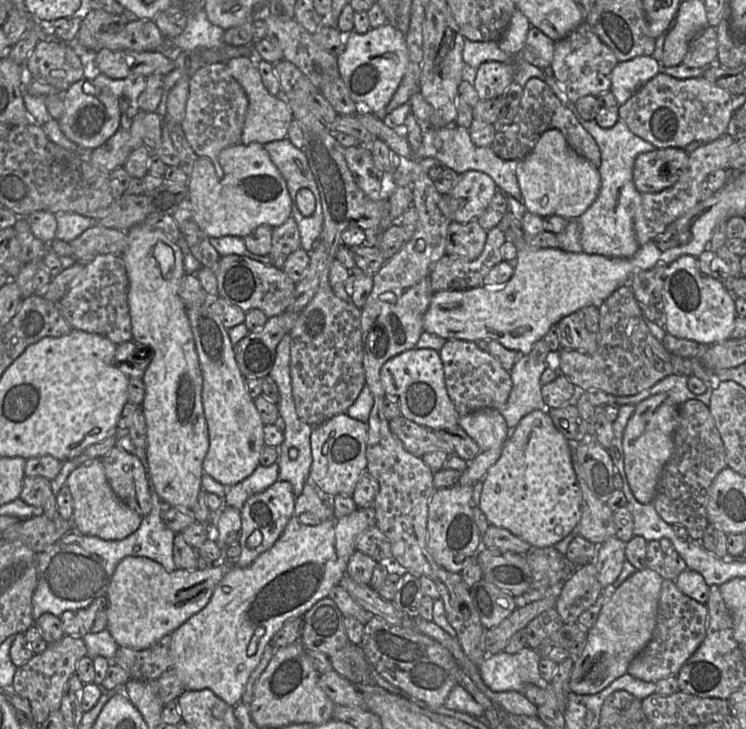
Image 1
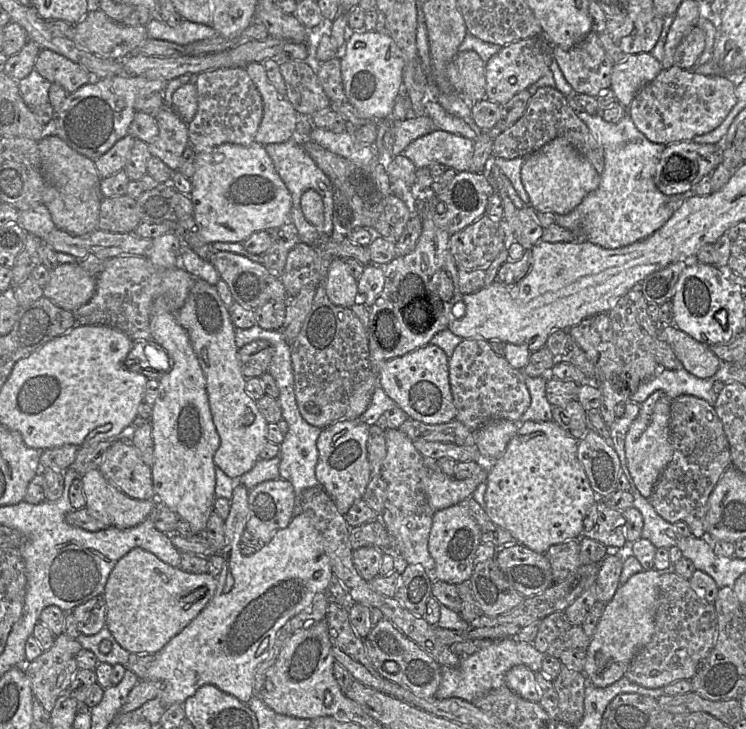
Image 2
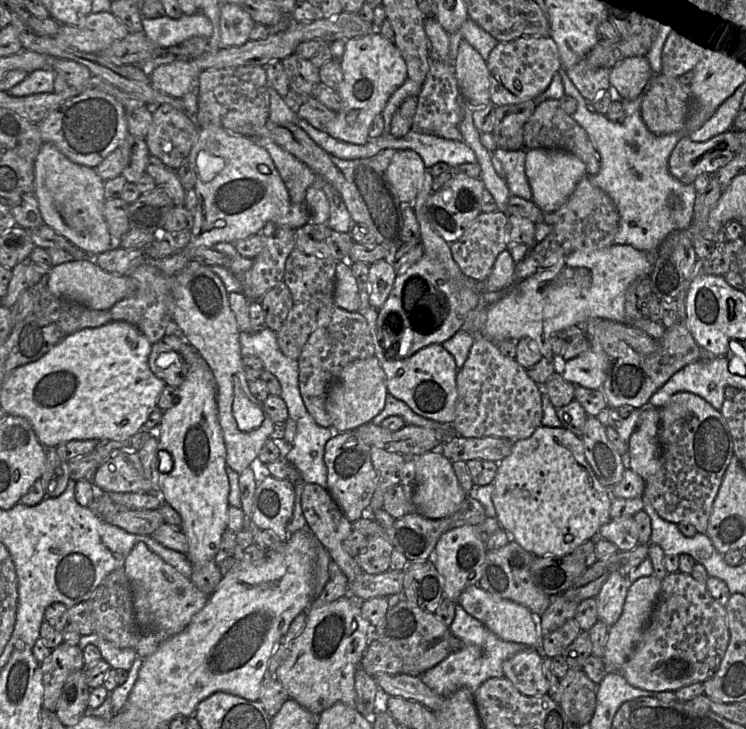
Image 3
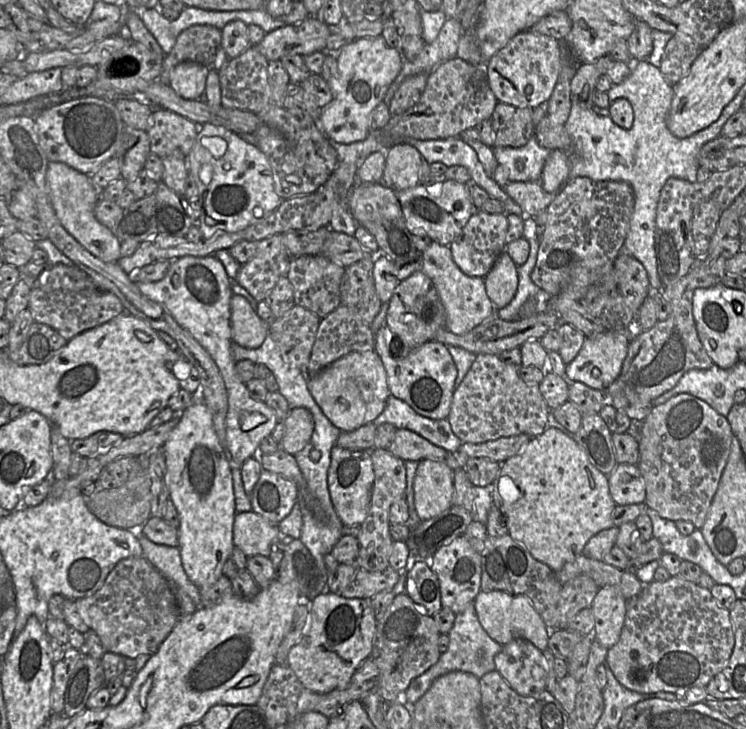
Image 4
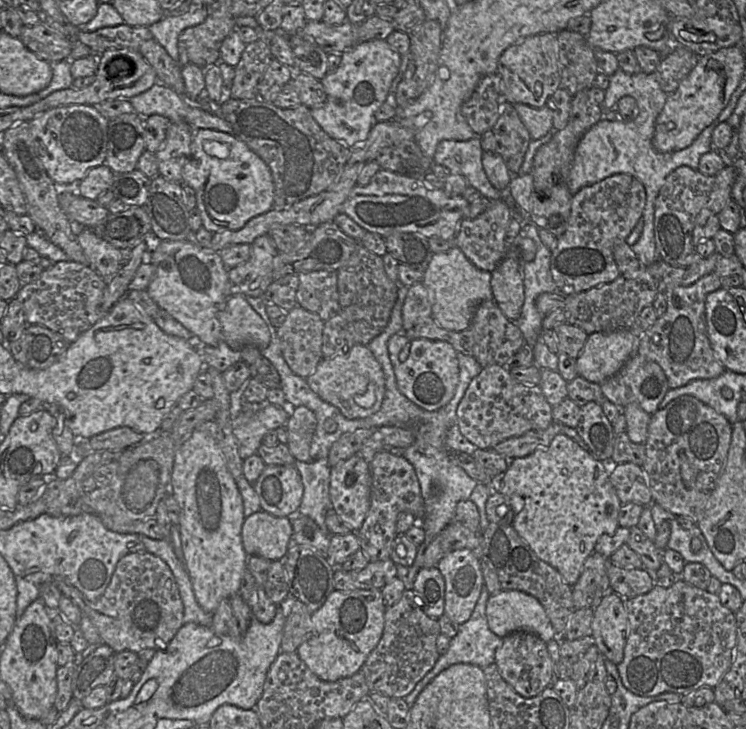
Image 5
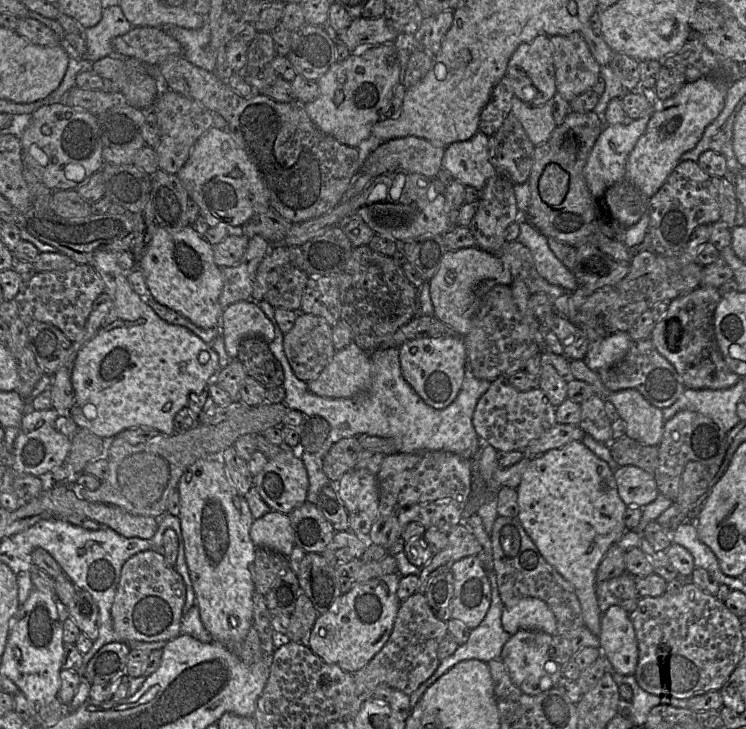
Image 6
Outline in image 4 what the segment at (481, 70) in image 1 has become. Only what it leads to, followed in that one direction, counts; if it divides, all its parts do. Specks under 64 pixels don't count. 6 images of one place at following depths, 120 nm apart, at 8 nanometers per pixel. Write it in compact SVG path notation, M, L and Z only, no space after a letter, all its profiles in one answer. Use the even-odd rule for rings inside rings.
M530 30L515 35L485 63L489 86L498 102L518 108L535 108L550 99L561 69L560 42Z

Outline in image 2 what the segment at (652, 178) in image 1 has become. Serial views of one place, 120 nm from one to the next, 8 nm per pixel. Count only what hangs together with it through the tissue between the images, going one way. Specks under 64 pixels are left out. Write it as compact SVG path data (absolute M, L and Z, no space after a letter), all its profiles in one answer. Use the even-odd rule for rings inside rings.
M693 140L671 143L661 153L654 175L657 188L665 195L682 194L691 190L703 176L722 163L723 150L717 144L698 144Z

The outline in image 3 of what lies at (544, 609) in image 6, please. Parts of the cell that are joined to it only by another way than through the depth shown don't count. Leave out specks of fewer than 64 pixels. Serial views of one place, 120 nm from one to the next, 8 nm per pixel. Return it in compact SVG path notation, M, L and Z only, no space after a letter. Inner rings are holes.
M478 585L466 588L460 594L457 604L461 605L469 615L484 624L500 639L522 644L525 648L542 648L543 635L539 623L540 617L536 617L525 606L493 595Z

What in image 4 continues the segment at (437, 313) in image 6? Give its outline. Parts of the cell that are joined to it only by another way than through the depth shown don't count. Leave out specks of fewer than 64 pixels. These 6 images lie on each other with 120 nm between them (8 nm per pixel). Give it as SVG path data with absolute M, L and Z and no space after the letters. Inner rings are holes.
M433 241L423 252L422 268L433 282L444 306L445 328L453 334L463 335L495 314L495 308L486 293L484 278L463 273L453 260L449 246Z

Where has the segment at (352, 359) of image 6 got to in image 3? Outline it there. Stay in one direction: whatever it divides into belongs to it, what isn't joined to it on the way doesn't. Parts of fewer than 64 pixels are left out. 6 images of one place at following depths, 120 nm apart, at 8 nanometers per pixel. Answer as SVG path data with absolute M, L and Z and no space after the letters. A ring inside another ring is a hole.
M376 356L346 365L330 385L326 395L325 407L334 431L339 433L353 431L371 422L384 408L387 392L386 375Z

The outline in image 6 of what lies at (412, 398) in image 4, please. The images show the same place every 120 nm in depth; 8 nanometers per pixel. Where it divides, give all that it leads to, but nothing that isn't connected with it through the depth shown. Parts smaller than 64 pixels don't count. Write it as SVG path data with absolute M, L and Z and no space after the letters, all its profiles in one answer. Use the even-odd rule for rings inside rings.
M461 335L410 340L398 351L404 379L427 405L443 409L453 402L462 386L466 366L466 348Z

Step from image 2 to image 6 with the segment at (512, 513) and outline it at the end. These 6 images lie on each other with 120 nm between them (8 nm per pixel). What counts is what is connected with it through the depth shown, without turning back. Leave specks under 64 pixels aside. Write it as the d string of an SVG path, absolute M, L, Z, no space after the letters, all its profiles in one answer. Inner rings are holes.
M572 441L530 458L516 491L516 518L544 560L572 585L581 605L585 626L594 635L599 636L603 613L599 609L596 594L597 568L607 550L615 545L627 530L624 514L628 506L619 496L614 471L581 441Z

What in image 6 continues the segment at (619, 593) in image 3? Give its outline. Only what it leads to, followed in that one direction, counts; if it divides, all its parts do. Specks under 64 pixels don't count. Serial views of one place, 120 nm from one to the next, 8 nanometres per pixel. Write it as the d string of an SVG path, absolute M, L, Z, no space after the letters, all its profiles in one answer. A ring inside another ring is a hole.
M618 605L610 606L601 616L599 648L614 670L621 675L633 675L639 649L629 613Z

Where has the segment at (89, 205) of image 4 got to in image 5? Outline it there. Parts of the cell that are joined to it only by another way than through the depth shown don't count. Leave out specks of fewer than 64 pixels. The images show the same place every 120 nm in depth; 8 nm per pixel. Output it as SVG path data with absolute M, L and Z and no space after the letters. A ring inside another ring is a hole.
M71 222L71 229L89 260L89 266L103 278L107 285L121 268L121 250L78 222Z

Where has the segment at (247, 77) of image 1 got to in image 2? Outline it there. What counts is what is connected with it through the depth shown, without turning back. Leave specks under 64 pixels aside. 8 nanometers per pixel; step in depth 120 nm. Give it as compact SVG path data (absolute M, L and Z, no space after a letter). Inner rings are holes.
M252 62L245 69L258 88L263 100L263 117L254 141L265 146L271 143L286 142L294 137L299 114L292 104L278 94L269 81L263 62Z

